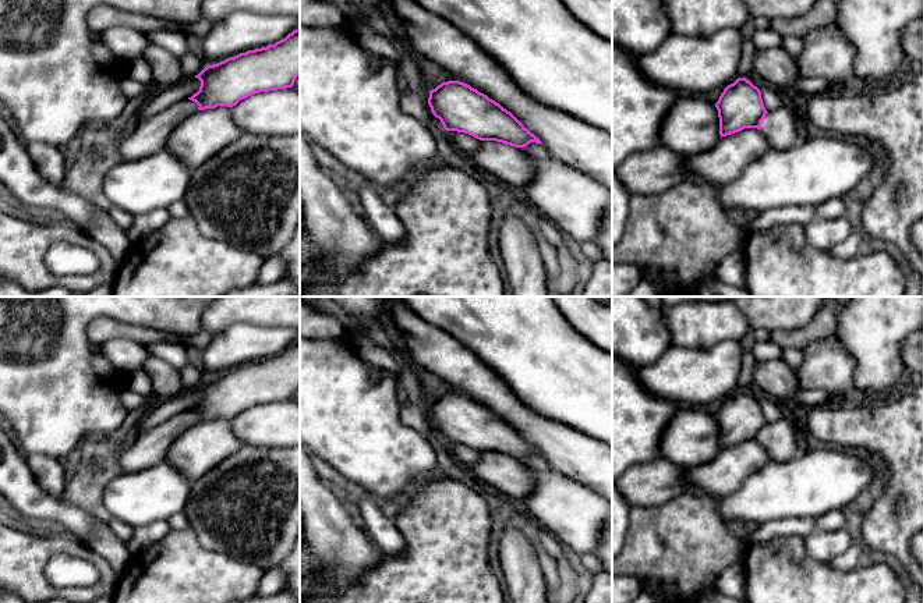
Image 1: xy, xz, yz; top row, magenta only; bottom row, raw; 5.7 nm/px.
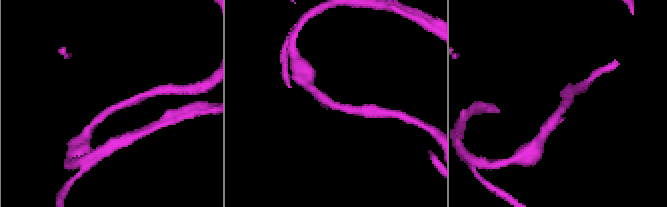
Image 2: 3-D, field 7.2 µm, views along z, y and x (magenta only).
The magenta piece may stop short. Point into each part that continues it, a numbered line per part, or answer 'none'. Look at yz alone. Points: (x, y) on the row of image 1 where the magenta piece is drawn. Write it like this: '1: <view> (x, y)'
1: yz (778, 127)

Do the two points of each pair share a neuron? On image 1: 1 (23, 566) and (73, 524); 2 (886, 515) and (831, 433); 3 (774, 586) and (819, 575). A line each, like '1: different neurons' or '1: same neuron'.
1: different neurons
2: same neuron
3: same neuron

